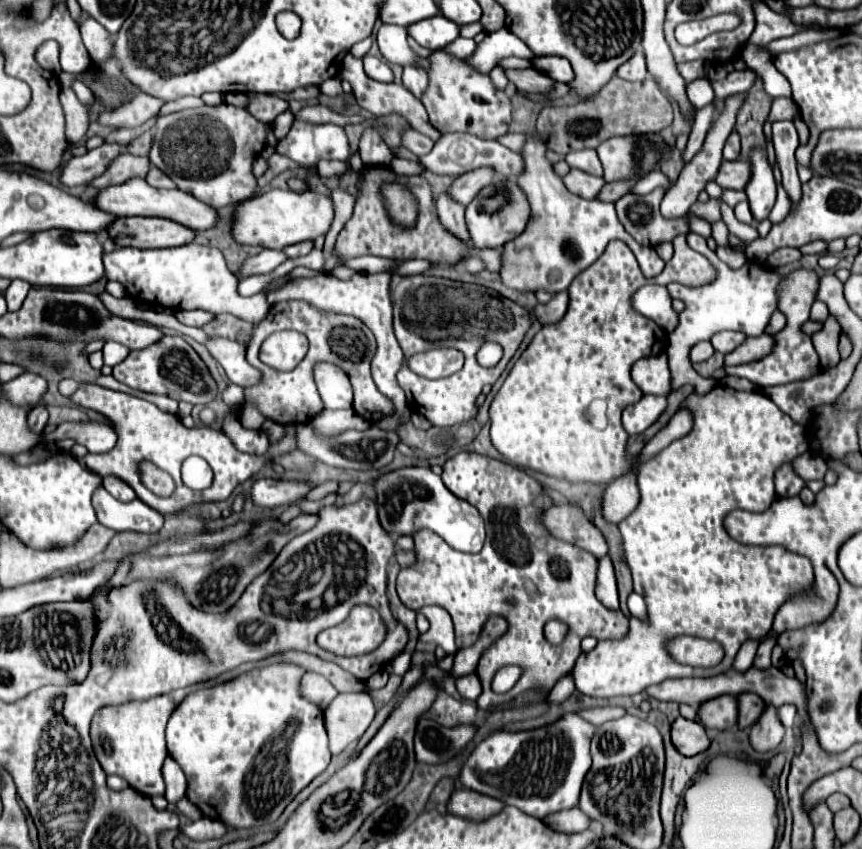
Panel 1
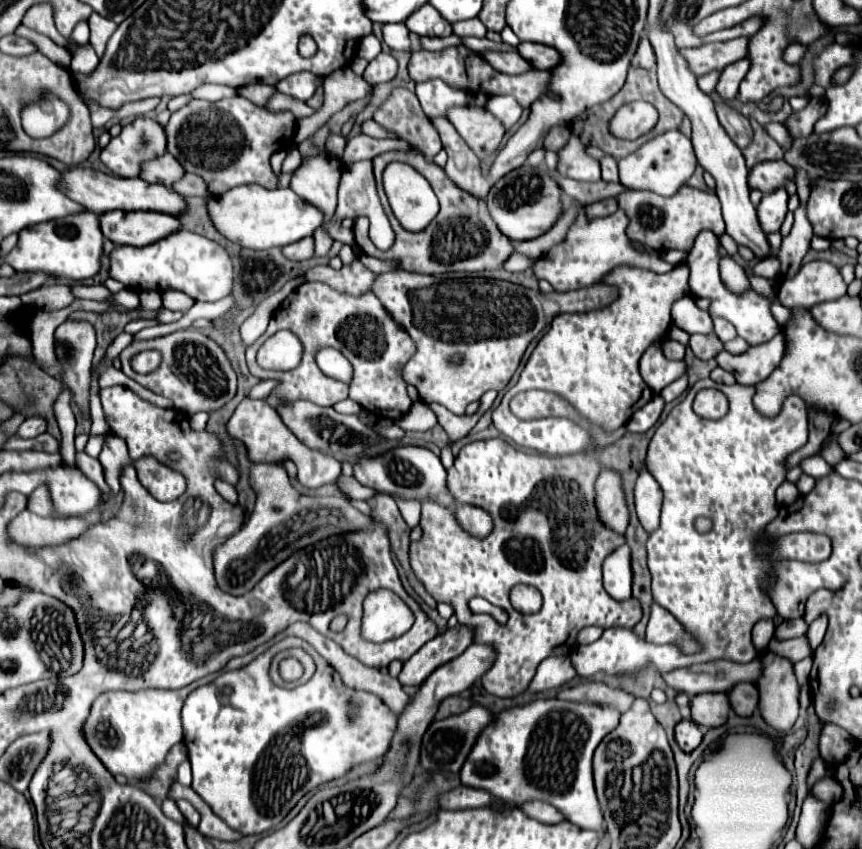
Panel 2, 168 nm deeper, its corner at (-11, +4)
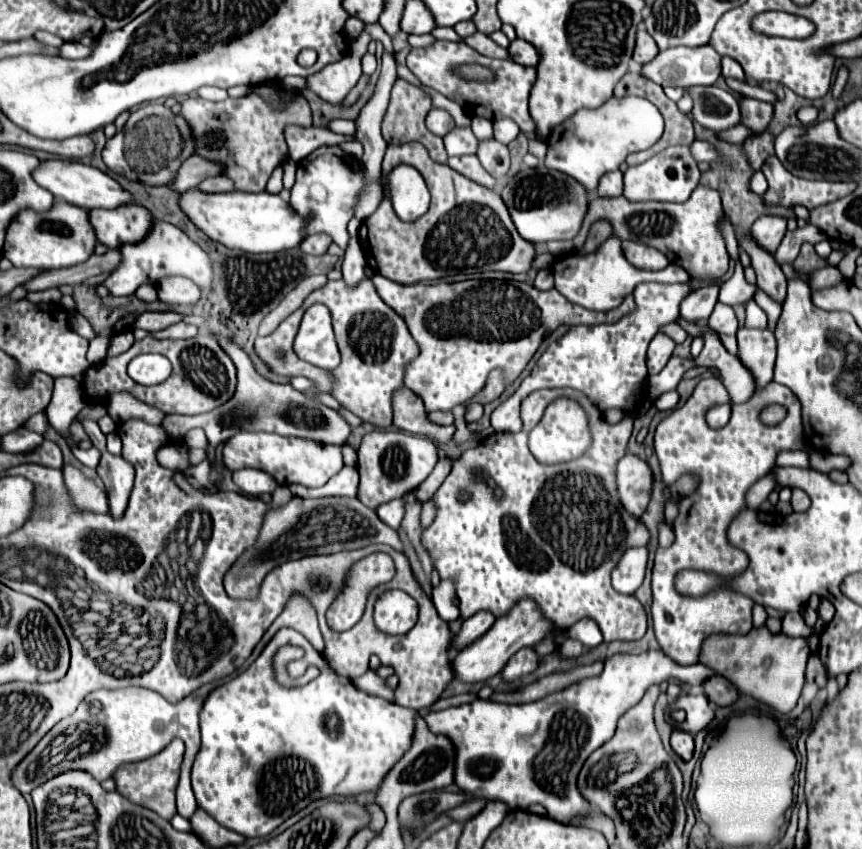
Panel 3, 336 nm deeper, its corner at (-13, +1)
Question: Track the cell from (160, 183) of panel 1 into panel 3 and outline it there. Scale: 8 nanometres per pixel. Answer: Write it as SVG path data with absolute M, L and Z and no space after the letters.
M219 175L205 179L197 189L203 189L205 193L223 193L223 191L233 191L235 185L231 185L231 179L227 175Z

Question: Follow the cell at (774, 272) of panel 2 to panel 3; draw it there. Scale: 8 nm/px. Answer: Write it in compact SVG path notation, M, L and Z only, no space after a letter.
M737 265L735 267L735 273L729 281L721 283L721 289L719 289L719 301L725 303L725 305L737 305L737 303L745 303L749 301L753 295L755 295L757 287L755 285L749 285L745 281L745 275L743 275L743 267Z

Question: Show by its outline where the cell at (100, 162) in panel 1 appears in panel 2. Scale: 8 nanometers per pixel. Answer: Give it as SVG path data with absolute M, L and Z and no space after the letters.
M137 118L123 126L117 138L101 150L101 162L121 178L135 178L139 164L165 154L165 132L151 118Z

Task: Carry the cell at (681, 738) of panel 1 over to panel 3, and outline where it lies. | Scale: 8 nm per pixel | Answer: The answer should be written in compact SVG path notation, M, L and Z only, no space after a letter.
M675 729L671 735L671 749L683 759L689 761L693 757L693 735Z

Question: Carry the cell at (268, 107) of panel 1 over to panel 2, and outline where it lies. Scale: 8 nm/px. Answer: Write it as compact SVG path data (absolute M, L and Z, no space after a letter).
M249 84L249 86L243 86L243 88L237 90L237 92L239 92L243 98L251 100L253 104L265 108L267 102L269 102L269 98L277 92L277 88L275 88L275 86L265 86L265 84Z

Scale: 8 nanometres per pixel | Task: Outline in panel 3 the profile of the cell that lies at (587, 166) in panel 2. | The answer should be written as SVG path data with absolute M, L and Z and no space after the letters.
M609 97L607 103L603 103L597 109L579 109L573 117L569 117L567 121L563 121L563 125L557 125L551 135L547 137L547 155L545 155L545 167L549 169L557 169L561 173L567 173L571 177L575 177L579 183L583 183L587 187L589 193L595 193L599 179L603 177L603 173L611 173L615 169L619 169L619 165L625 161L625 157L629 153L635 151L643 151L647 147L651 147L653 143L659 141L659 137L663 135L663 117L659 113L659 109L643 99L643 97Z

